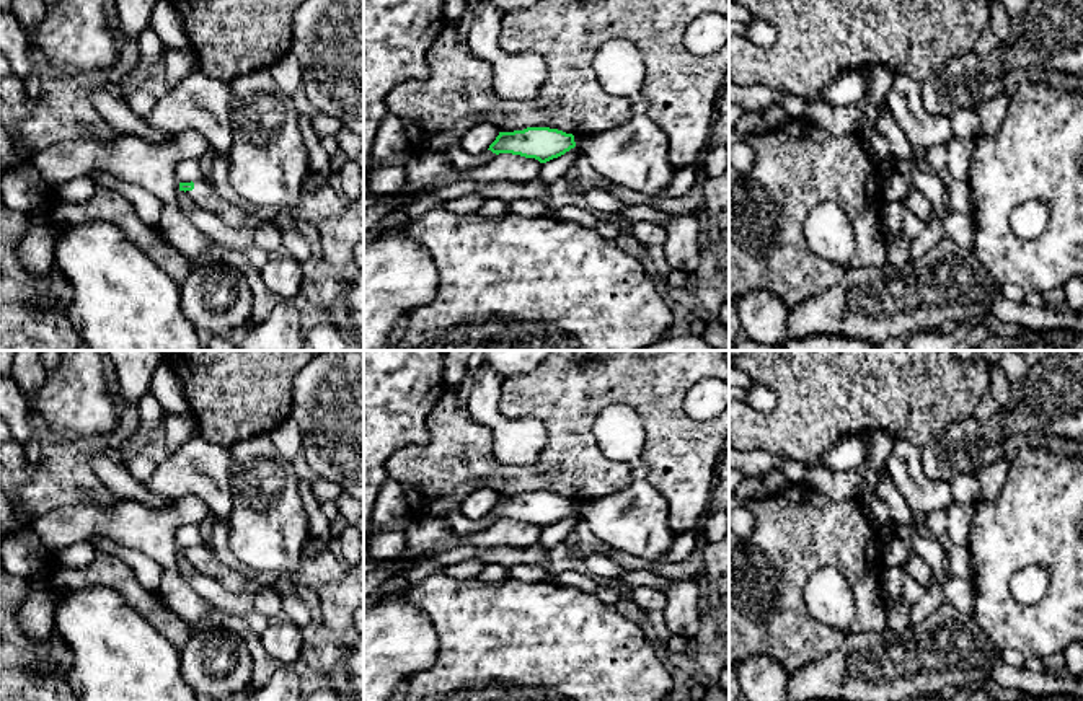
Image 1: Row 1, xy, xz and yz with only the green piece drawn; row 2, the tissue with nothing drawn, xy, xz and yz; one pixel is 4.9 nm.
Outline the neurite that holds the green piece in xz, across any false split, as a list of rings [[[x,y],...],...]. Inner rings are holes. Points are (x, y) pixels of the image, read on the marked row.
[[[527,127],[524,130],[499,132],[488,150],[512,153],[546,163],[576,147],[574,135],[550,127]]]

